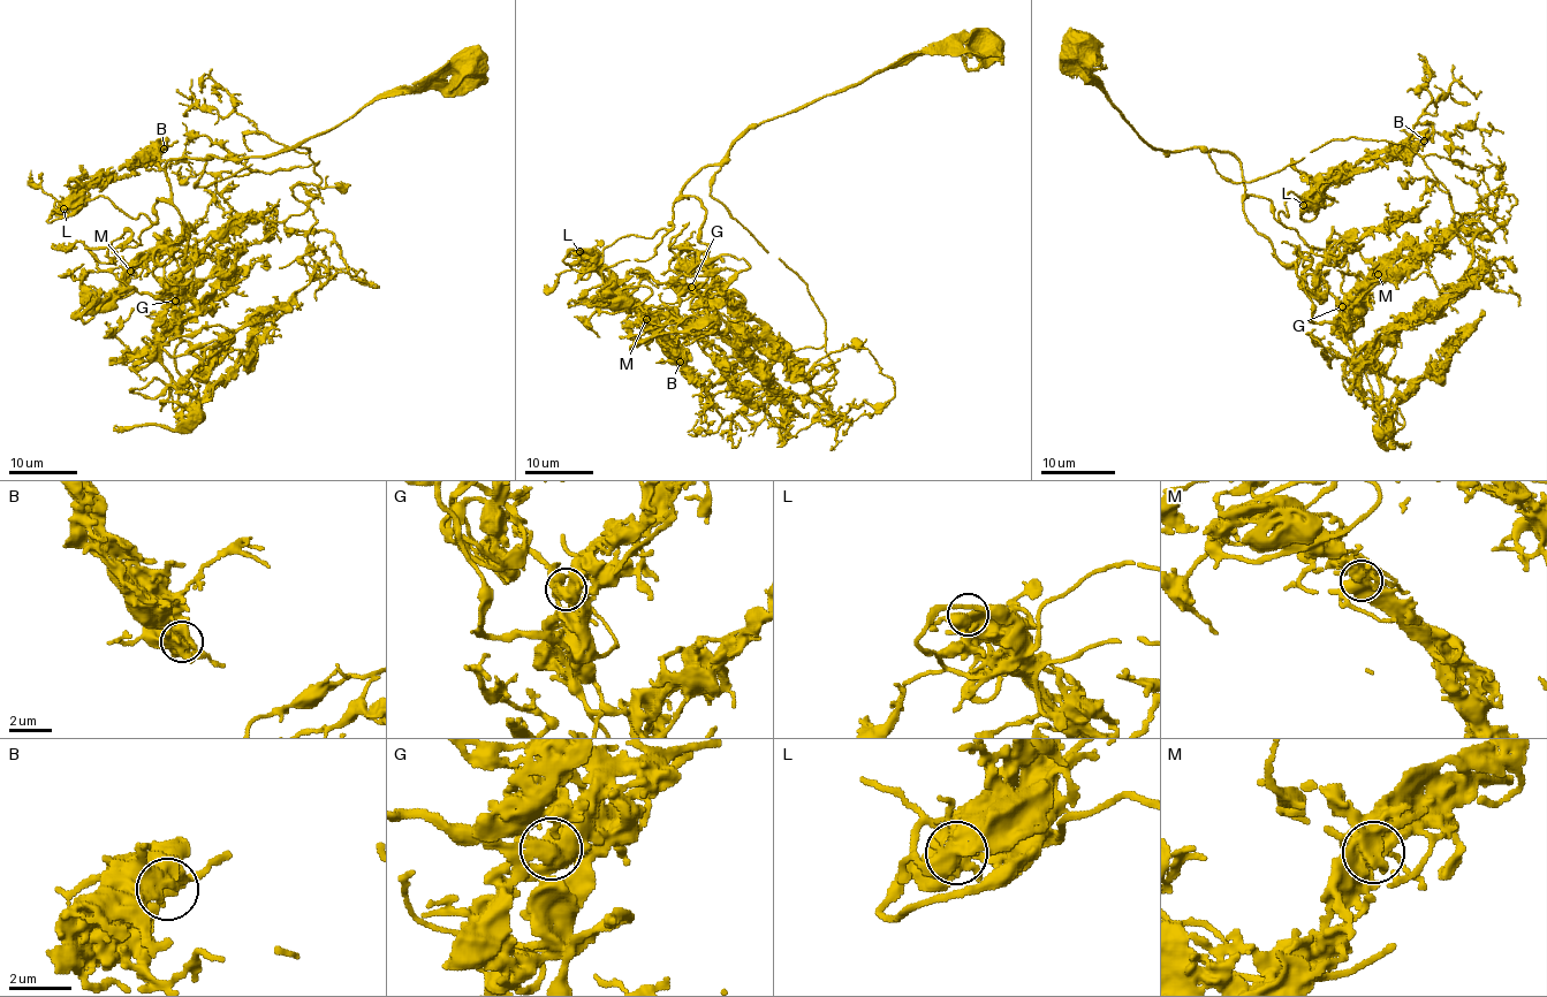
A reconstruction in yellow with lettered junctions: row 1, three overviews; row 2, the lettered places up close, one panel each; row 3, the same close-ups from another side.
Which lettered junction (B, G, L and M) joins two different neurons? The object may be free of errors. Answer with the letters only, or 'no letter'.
no letter

